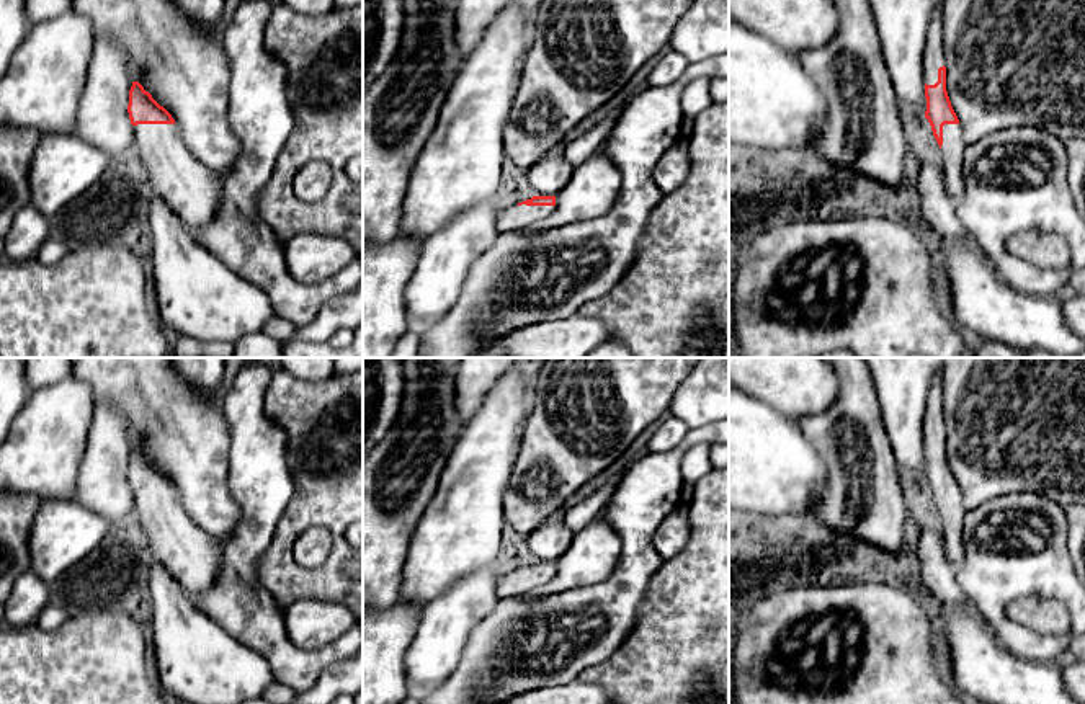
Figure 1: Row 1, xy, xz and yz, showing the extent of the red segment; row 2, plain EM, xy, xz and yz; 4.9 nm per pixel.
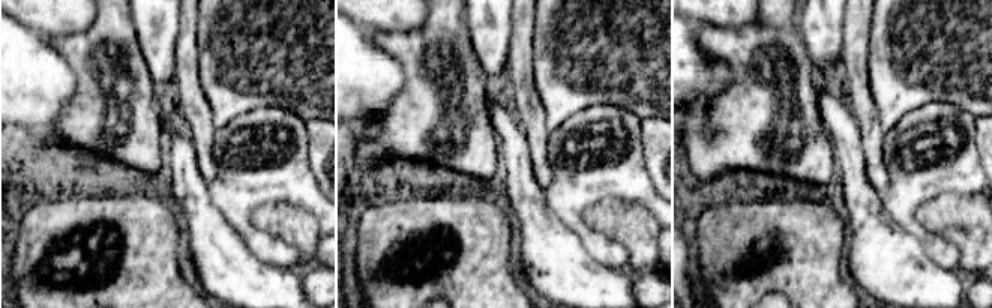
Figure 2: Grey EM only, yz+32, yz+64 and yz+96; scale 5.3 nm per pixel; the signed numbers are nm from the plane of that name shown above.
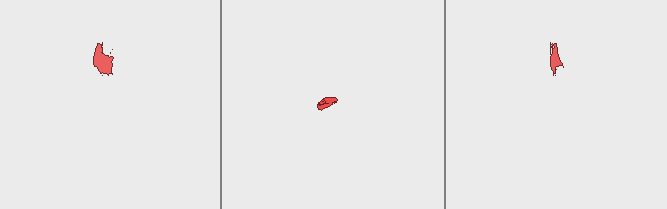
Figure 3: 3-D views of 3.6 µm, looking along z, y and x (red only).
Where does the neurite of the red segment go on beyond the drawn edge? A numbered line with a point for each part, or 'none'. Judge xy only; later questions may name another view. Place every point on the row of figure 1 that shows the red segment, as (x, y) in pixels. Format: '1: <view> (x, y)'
1: xy (193, 191)

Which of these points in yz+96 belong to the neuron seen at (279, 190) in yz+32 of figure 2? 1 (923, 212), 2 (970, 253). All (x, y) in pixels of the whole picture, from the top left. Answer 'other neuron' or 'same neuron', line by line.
1: other neuron
2: other neuron

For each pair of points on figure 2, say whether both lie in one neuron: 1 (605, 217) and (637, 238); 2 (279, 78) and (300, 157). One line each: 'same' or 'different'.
1: same
2: different

